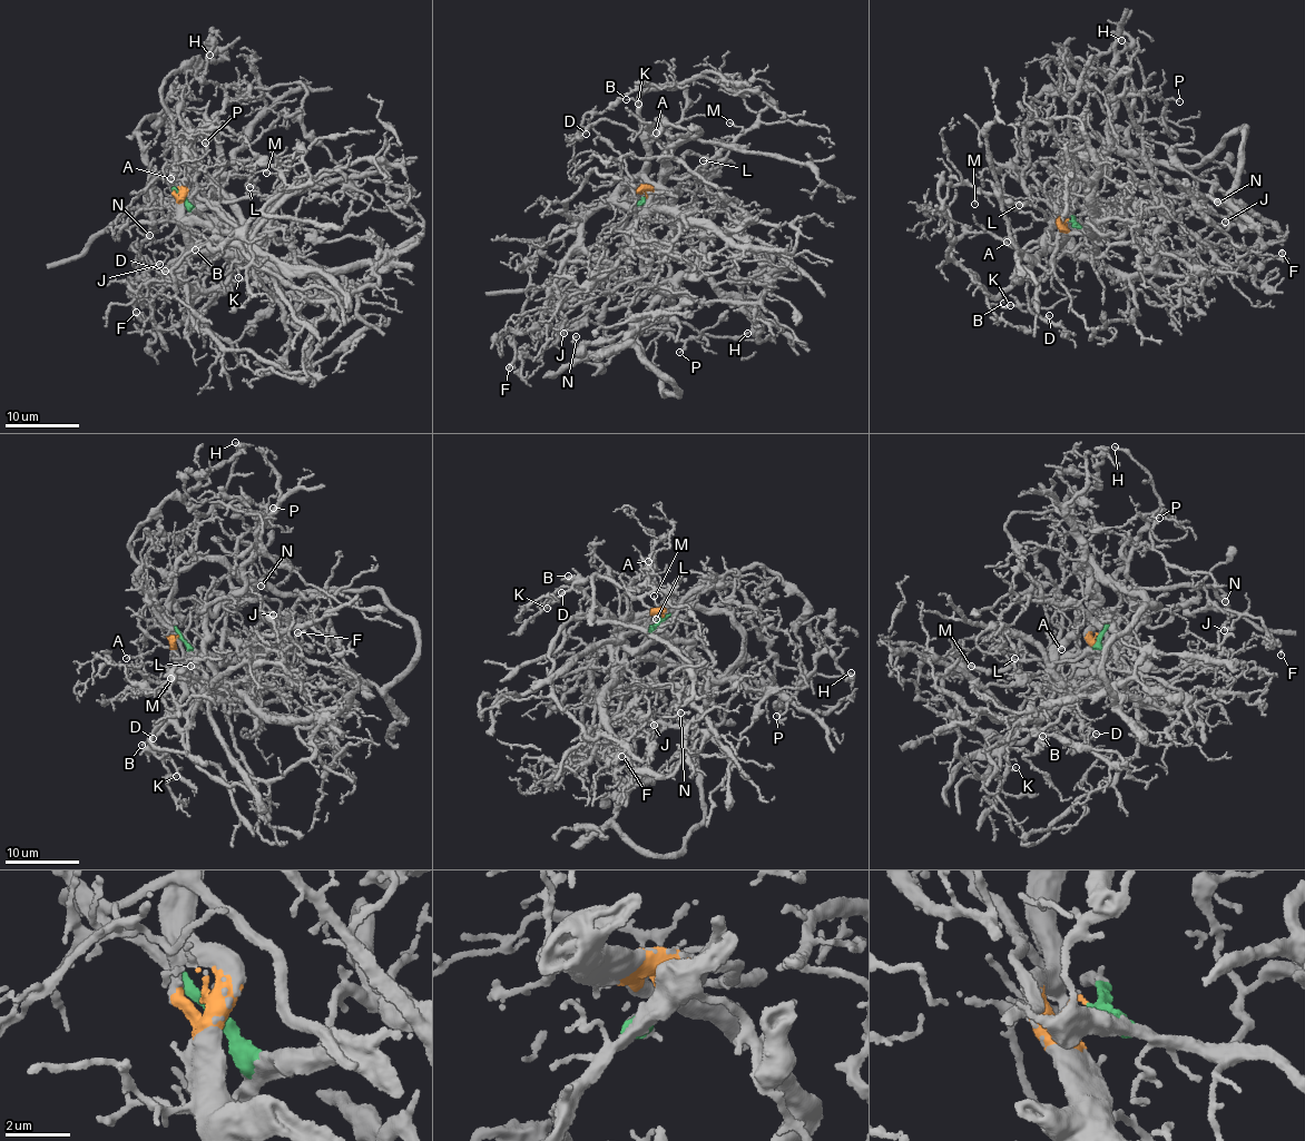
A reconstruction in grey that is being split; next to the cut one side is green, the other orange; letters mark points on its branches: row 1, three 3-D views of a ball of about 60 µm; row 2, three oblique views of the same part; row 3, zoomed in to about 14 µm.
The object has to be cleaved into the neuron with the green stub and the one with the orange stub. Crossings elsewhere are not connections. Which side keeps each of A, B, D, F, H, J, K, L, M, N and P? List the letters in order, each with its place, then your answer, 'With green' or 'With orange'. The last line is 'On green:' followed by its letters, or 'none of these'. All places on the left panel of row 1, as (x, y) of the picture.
A: Place: (170, 178). With orange
B: Place: (195, 249). With orange
D: Place: (165, 271). With orange
F: Place: (136, 312). With green
H: Place: (209, 55). With green
J: Place: (159, 264). With green
K: Place: (238, 277). With orange
L: Place: (249, 187). With green
M: Place: (266, 173). With green
N: Place: (149, 235). With green
P: Place: (205, 143). With green
On green: F, H, J, L, M, N, P

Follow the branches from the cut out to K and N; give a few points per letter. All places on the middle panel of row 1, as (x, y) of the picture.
K: (645, 198), (645, 192), (633, 184), (647, 153), (637, 117), (640, 95), (671, 85), (648, 86), (637, 102)
N: (644, 197), (643, 203), (656, 197), (674, 242), (669, 303), (609, 361), (589, 363), (573, 345), (577, 336)

